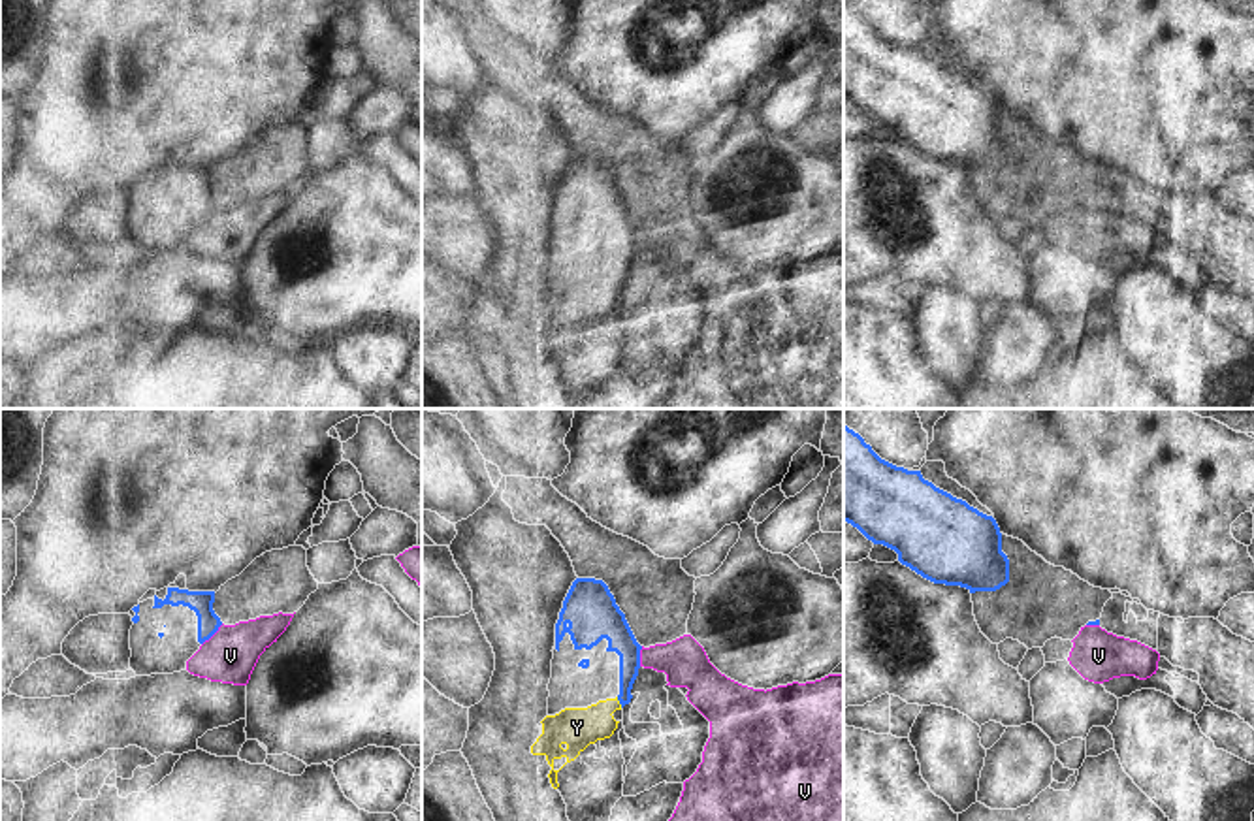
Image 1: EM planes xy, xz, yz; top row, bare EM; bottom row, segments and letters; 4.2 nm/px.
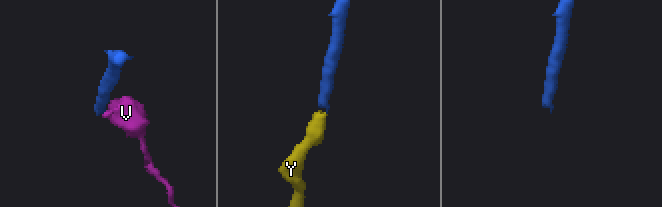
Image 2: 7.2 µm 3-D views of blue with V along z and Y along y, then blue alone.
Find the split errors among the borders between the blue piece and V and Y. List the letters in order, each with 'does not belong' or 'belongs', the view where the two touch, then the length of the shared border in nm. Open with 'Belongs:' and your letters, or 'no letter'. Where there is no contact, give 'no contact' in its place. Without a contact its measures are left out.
Belongs: Y
V: does not belong; meets blue in xy; contact 130 nm long
Y: belongs; meets blue in xz; contact 50 nm long

